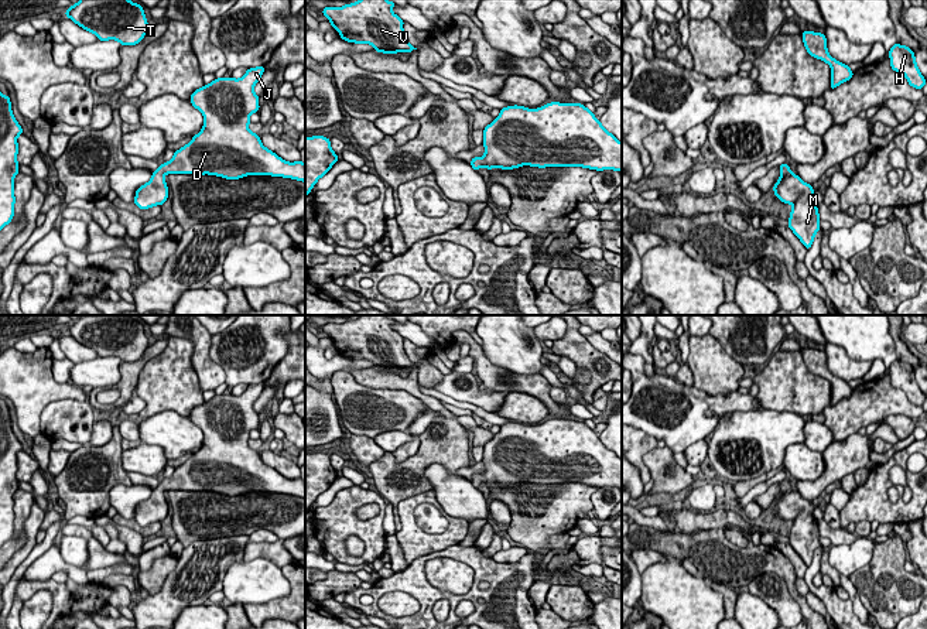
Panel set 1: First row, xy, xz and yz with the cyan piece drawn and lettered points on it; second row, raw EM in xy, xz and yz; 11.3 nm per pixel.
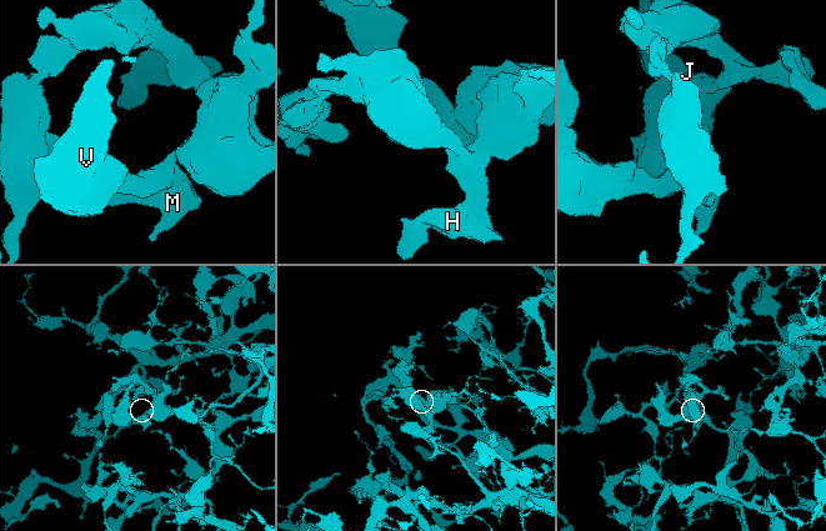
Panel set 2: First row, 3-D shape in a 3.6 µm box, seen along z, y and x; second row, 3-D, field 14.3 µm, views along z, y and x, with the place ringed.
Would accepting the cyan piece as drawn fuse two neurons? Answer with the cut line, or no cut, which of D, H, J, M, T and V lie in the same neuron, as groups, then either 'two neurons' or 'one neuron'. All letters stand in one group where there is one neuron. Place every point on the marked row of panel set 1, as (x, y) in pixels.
no cut | D H J M T V | one neuron

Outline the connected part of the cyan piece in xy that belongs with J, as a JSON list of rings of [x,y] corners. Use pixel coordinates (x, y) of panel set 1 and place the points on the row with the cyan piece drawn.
[[[257,66],[249,68],[240,79],[216,78],[191,95],[189,102],[203,114],[203,127],[136,191],[133,202],[140,209],[167,201],[165,174],[209,174],[228,180],[273,175],[305,182],[305,164],[301,160],[284,161],[249,130],[250,114],[260,109],[254,85],[263,72],[264,66]]]

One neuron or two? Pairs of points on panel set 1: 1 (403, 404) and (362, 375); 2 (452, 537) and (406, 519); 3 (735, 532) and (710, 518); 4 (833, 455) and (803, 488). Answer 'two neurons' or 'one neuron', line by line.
1: two neurons
2: one neuron
3: one neuron
4: one neuron

